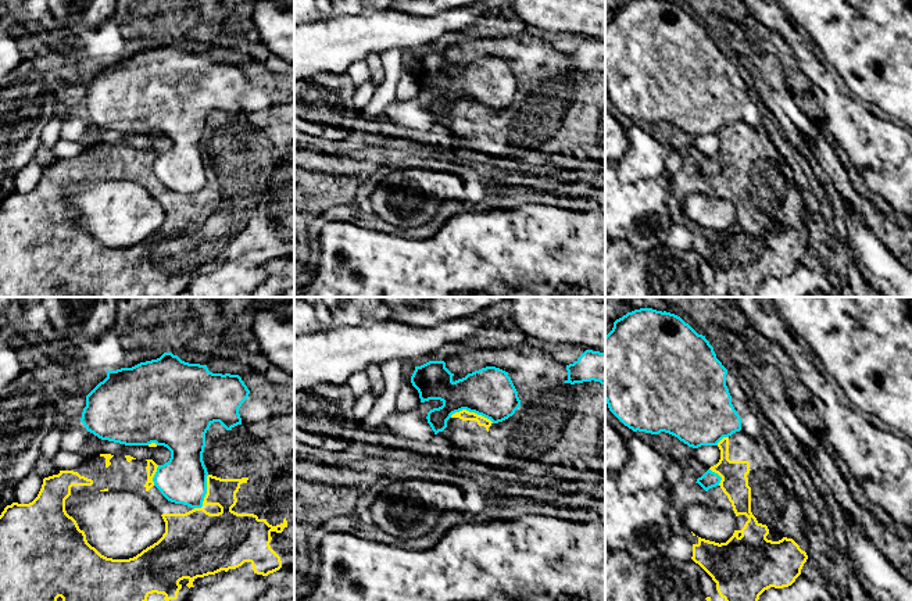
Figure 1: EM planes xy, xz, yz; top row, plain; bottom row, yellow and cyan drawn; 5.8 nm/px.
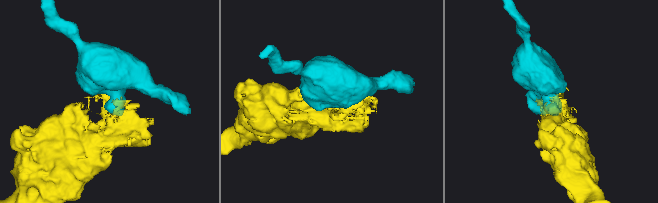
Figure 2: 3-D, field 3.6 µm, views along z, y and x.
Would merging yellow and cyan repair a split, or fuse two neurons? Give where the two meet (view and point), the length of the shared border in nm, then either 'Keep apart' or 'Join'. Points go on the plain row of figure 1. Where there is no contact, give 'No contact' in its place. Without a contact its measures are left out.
Touches yellow at xz (472, 102). Shared border 260 nm. Keep apart

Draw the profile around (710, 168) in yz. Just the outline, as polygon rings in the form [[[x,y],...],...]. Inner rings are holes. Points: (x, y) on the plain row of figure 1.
[[[708,158],[701,167],[697,168],[695,172],[698,172],[705,180],[708,180],[712,176],[719,175],[722,167],[712,161],[711,158]]]

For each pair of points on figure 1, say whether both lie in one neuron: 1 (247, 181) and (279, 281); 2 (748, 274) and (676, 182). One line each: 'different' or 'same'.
1: different
2: same

